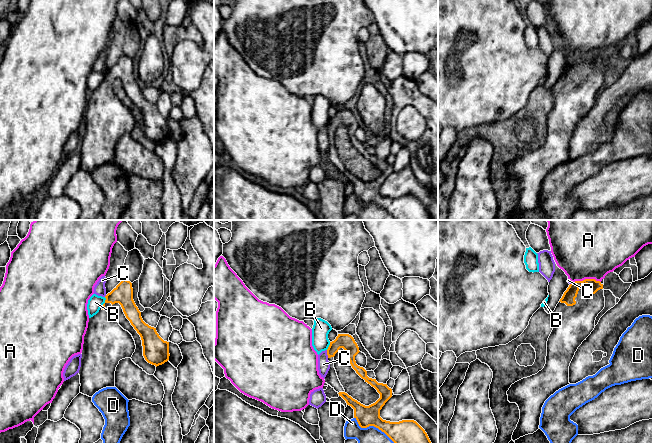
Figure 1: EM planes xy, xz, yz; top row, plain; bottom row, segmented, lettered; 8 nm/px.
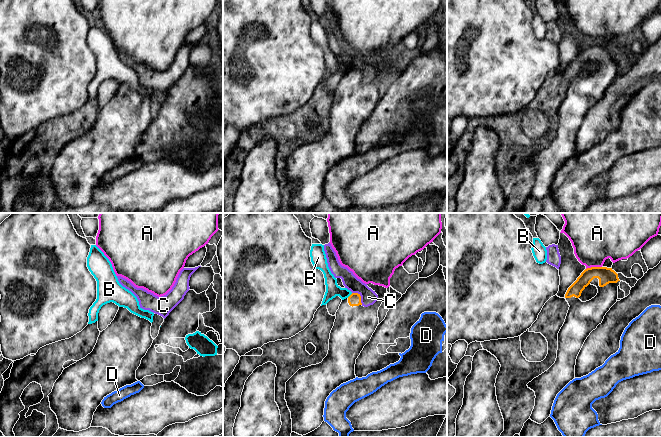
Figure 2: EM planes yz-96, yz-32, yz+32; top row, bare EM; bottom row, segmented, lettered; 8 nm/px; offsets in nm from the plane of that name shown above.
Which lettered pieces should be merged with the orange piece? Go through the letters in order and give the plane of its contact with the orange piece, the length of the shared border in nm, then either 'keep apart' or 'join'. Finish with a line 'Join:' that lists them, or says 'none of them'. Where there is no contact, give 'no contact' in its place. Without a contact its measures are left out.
A: yz | 240 nm | keep apart
B: xy | 100 nm | keep apart
C: xz | 70 nm | keep apart
D: xz | 400 nm | keep apart
Join: none of them

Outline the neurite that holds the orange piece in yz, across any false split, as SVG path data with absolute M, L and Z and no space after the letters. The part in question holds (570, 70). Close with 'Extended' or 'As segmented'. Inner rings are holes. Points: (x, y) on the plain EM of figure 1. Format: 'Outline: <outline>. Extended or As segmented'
Outline: M595 55L569 61L553 87L553 106L547 117L544 144L523 154L507 167L508 177L516 179L520 195L512 216L539 205L545 177L569 161L569 142L578 123L595 104L595 96L605 83L603 60Z. Extended

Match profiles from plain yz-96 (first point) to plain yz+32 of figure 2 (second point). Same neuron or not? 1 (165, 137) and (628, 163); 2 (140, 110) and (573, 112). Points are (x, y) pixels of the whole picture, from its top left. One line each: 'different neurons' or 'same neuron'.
1: different neurons
2: same neuron

